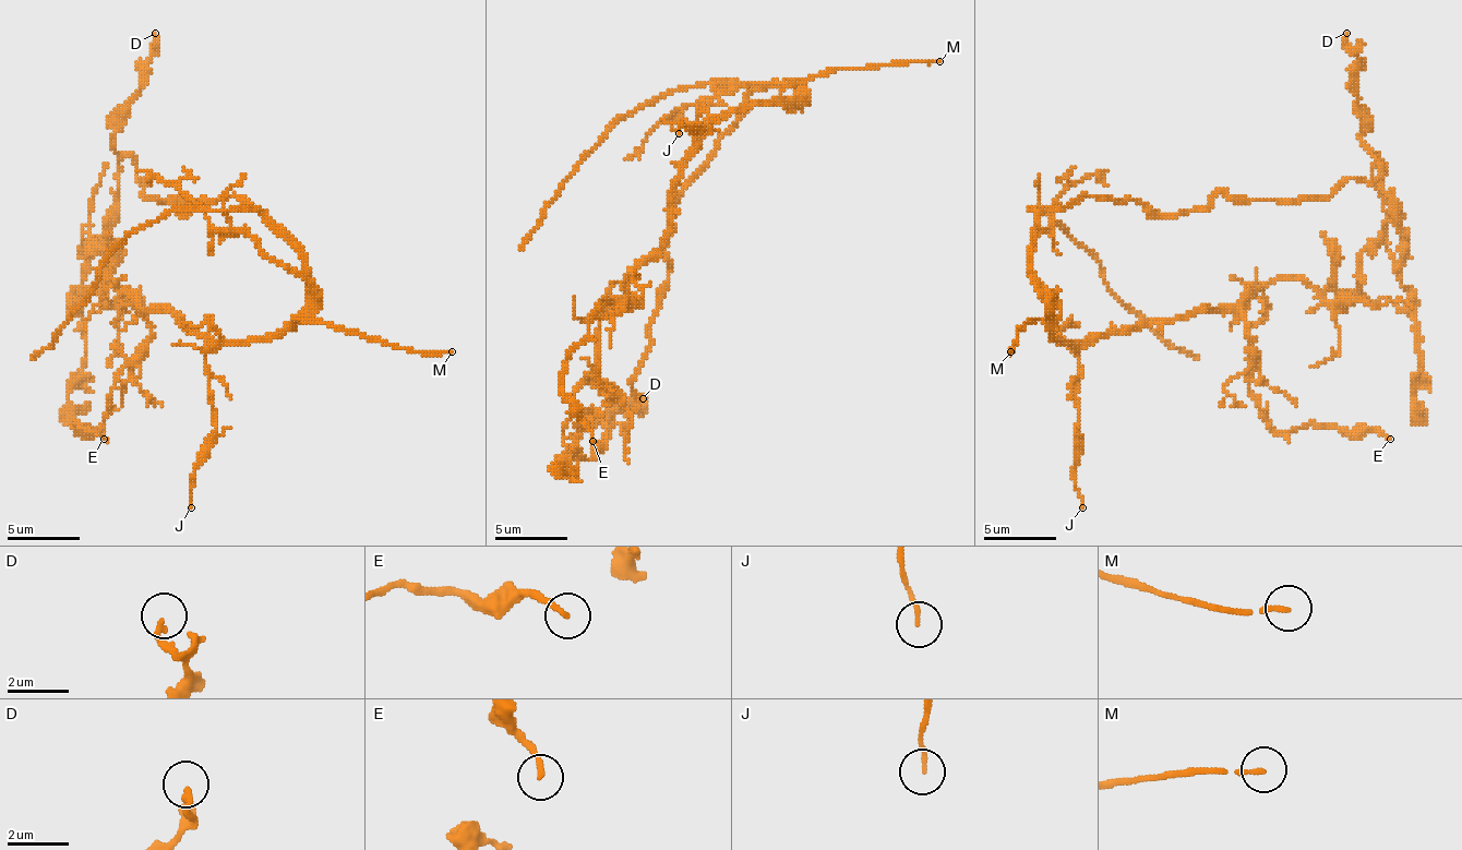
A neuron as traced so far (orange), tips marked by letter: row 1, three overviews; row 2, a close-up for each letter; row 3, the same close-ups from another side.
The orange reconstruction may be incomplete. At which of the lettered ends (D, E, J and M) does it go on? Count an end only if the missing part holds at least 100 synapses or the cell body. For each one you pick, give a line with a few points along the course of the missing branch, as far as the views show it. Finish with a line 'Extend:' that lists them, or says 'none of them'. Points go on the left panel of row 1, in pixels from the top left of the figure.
Extend: none of them

